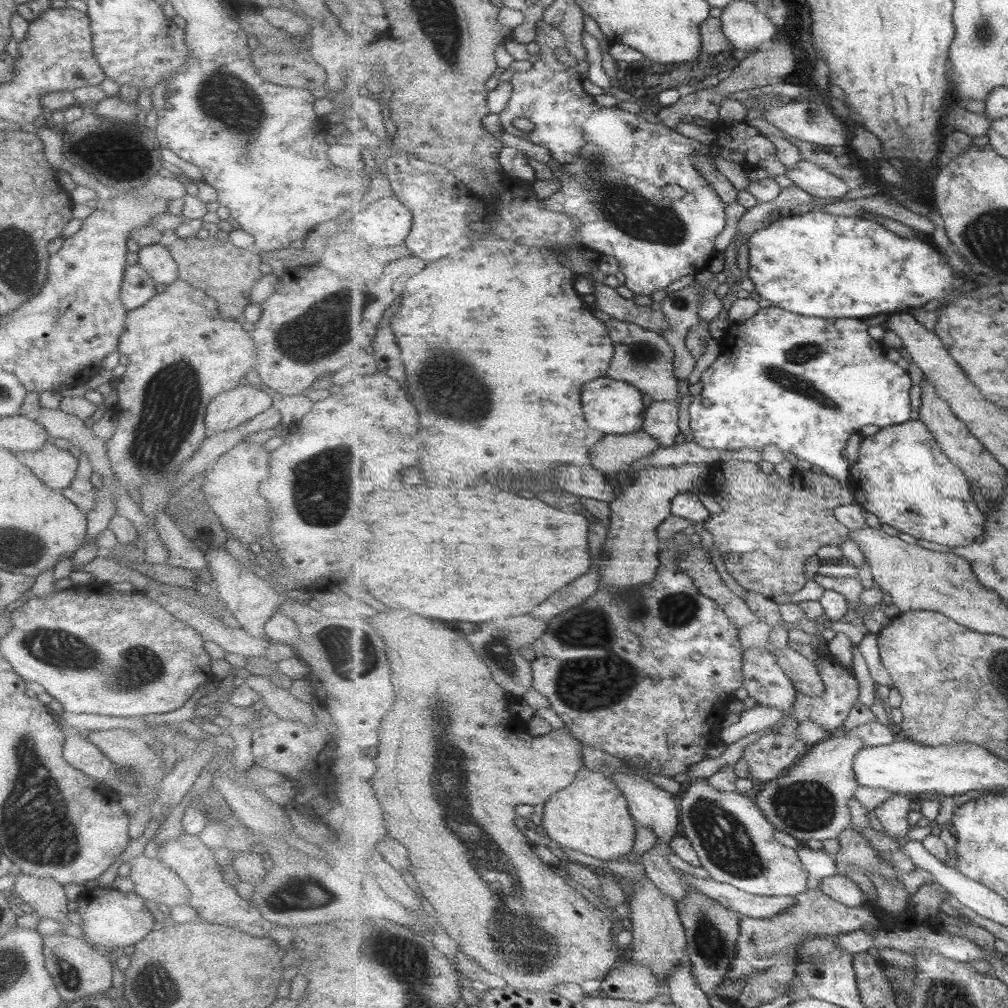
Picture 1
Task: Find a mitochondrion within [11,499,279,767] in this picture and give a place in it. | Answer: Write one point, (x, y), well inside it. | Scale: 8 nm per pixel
(52, 647)

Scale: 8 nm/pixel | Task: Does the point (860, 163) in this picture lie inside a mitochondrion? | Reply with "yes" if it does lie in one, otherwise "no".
no

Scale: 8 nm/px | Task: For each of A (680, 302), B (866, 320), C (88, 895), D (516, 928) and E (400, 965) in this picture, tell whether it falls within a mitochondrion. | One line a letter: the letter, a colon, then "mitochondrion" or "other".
A: mitochondrion
B: other
C: other
D: mitochondrion
E: mitochondrion

